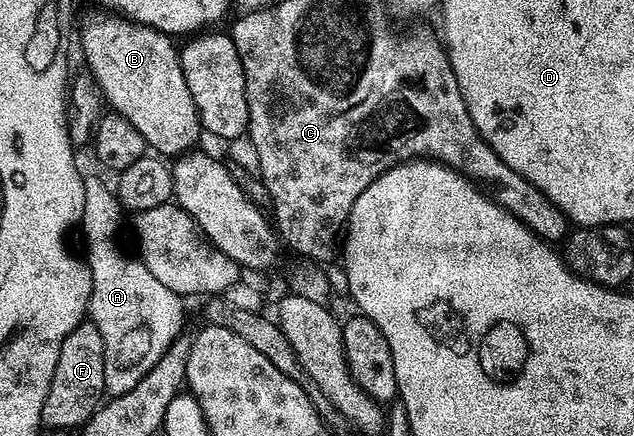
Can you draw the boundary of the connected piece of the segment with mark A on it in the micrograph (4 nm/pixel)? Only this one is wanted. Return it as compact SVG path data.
M84 178L85 209L81 220L83 235L87 238L87 255L85 262L91 268L91 306L90 322L97 325L101 333L101 341L105 345L105 385L108 396L117 396L129 392L155 365L169 349L176 338L181 335L183 327L183 303L180 296L174 295L149 269L145 269L142 259L134 254L126 255L115 244L115 234L119 231L119 197L99 179Z

